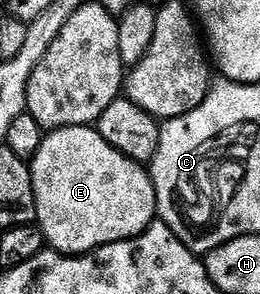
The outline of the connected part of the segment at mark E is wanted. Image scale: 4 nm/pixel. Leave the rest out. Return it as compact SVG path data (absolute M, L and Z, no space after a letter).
M66 126L50 131L30 161L36 223L44 241L61 254L82 256L121 239L135 238L154 222L156 188L150 171L115 148L93 126Z

